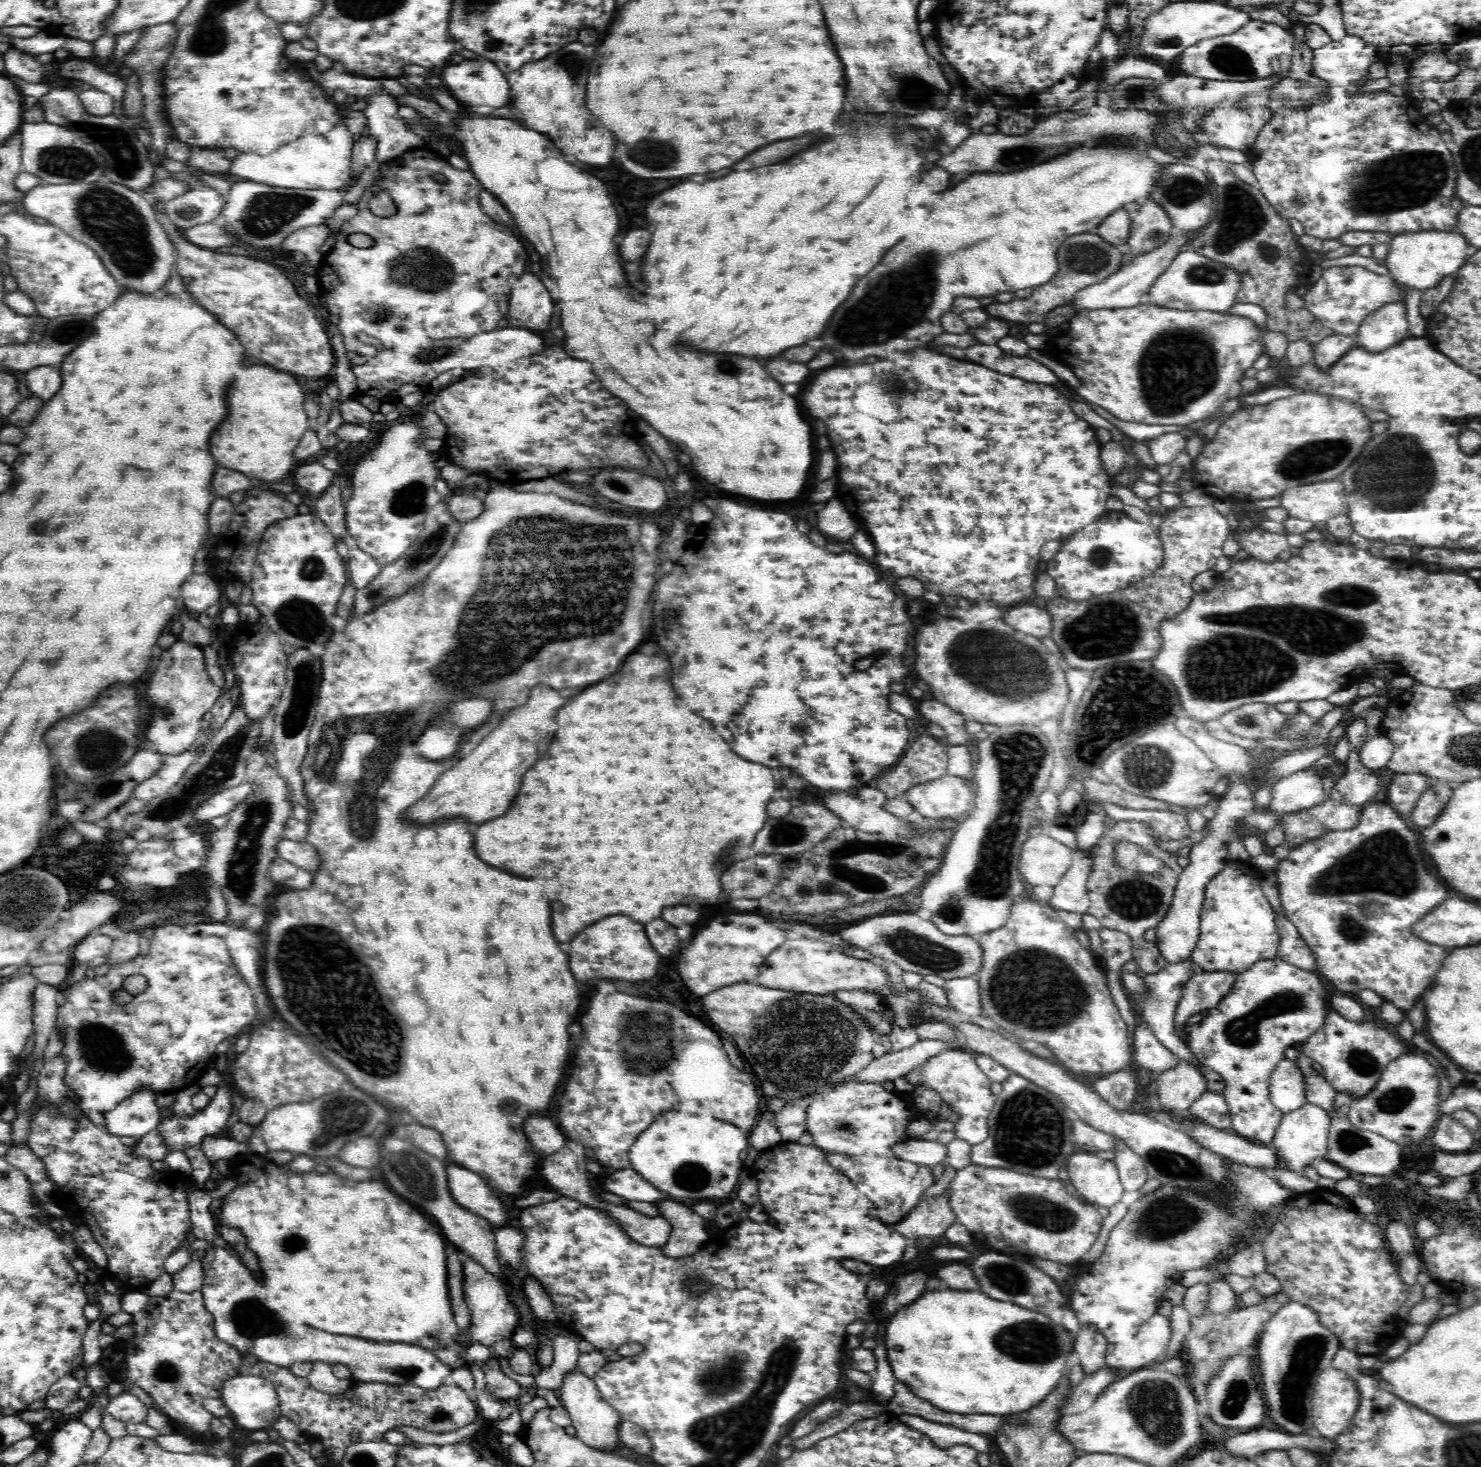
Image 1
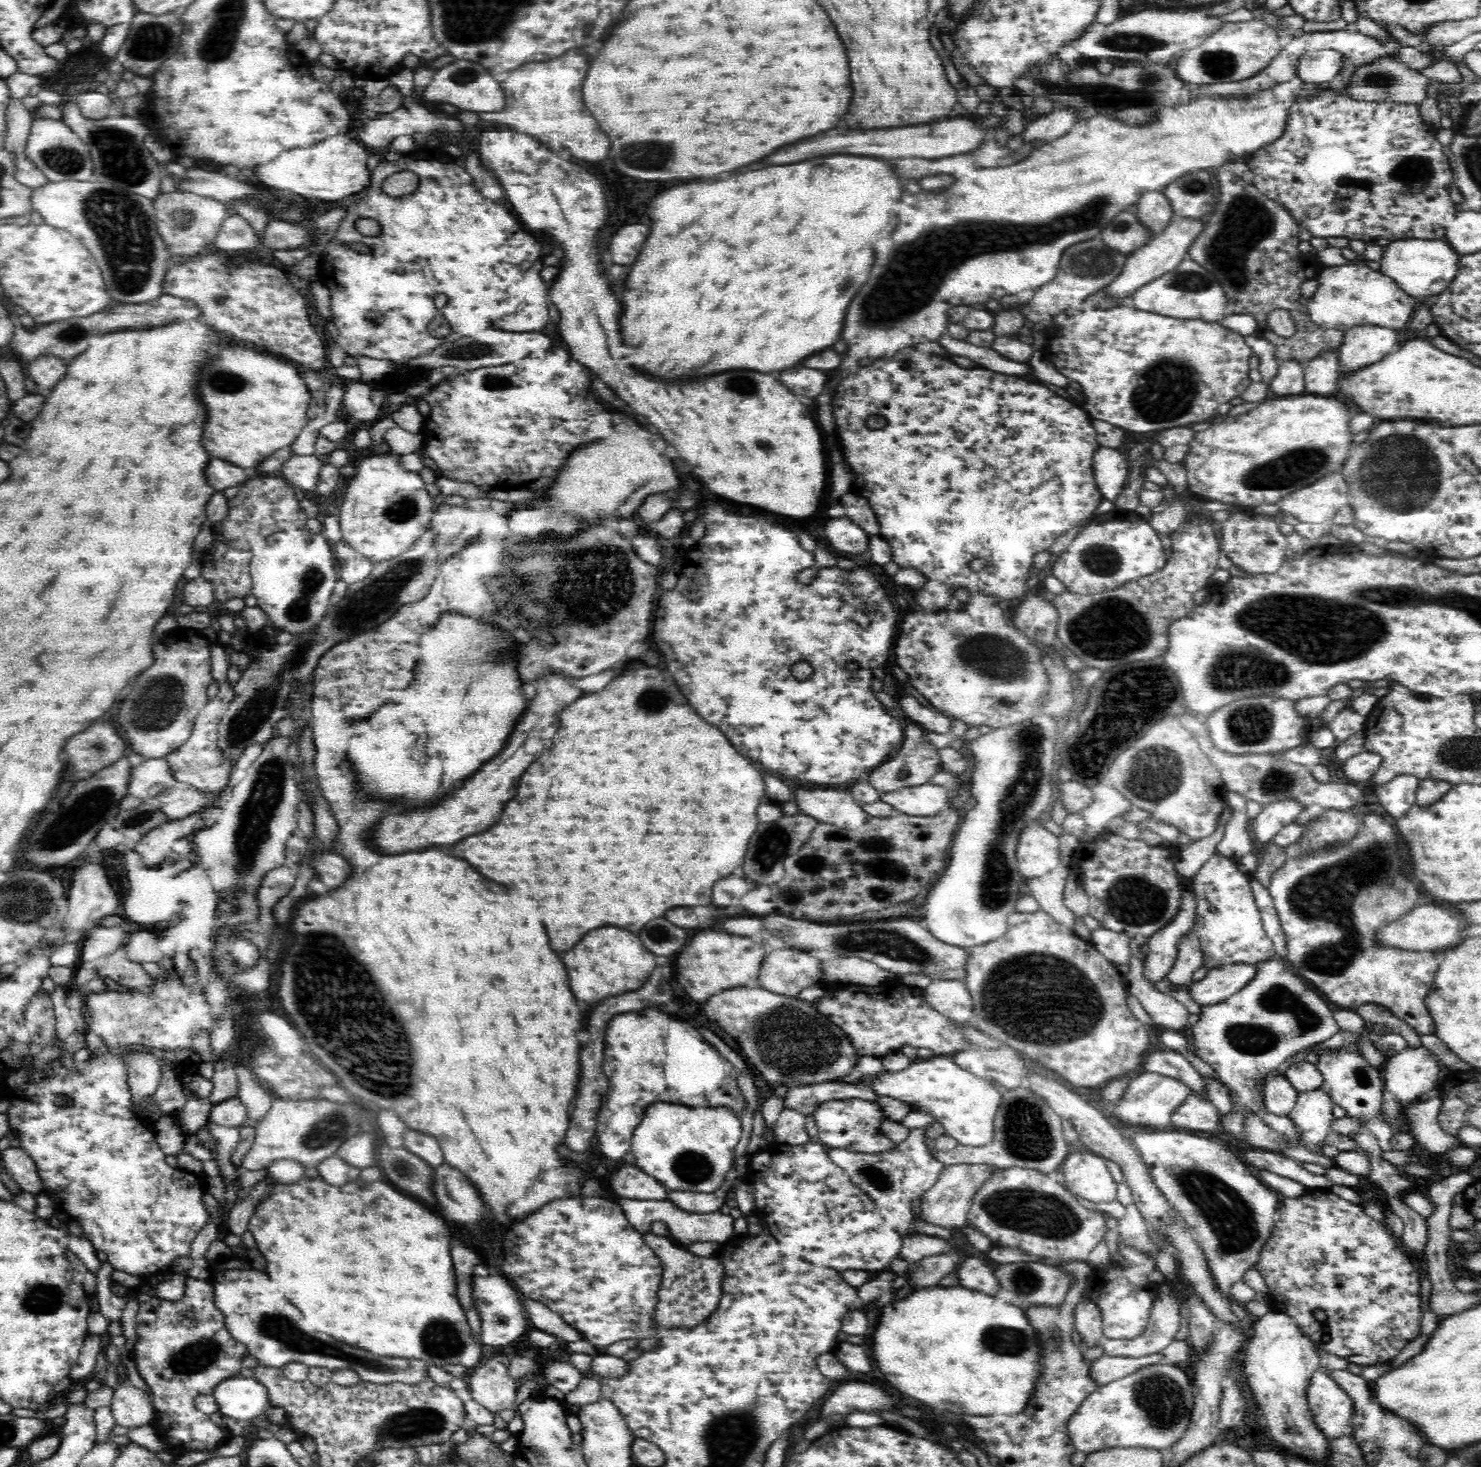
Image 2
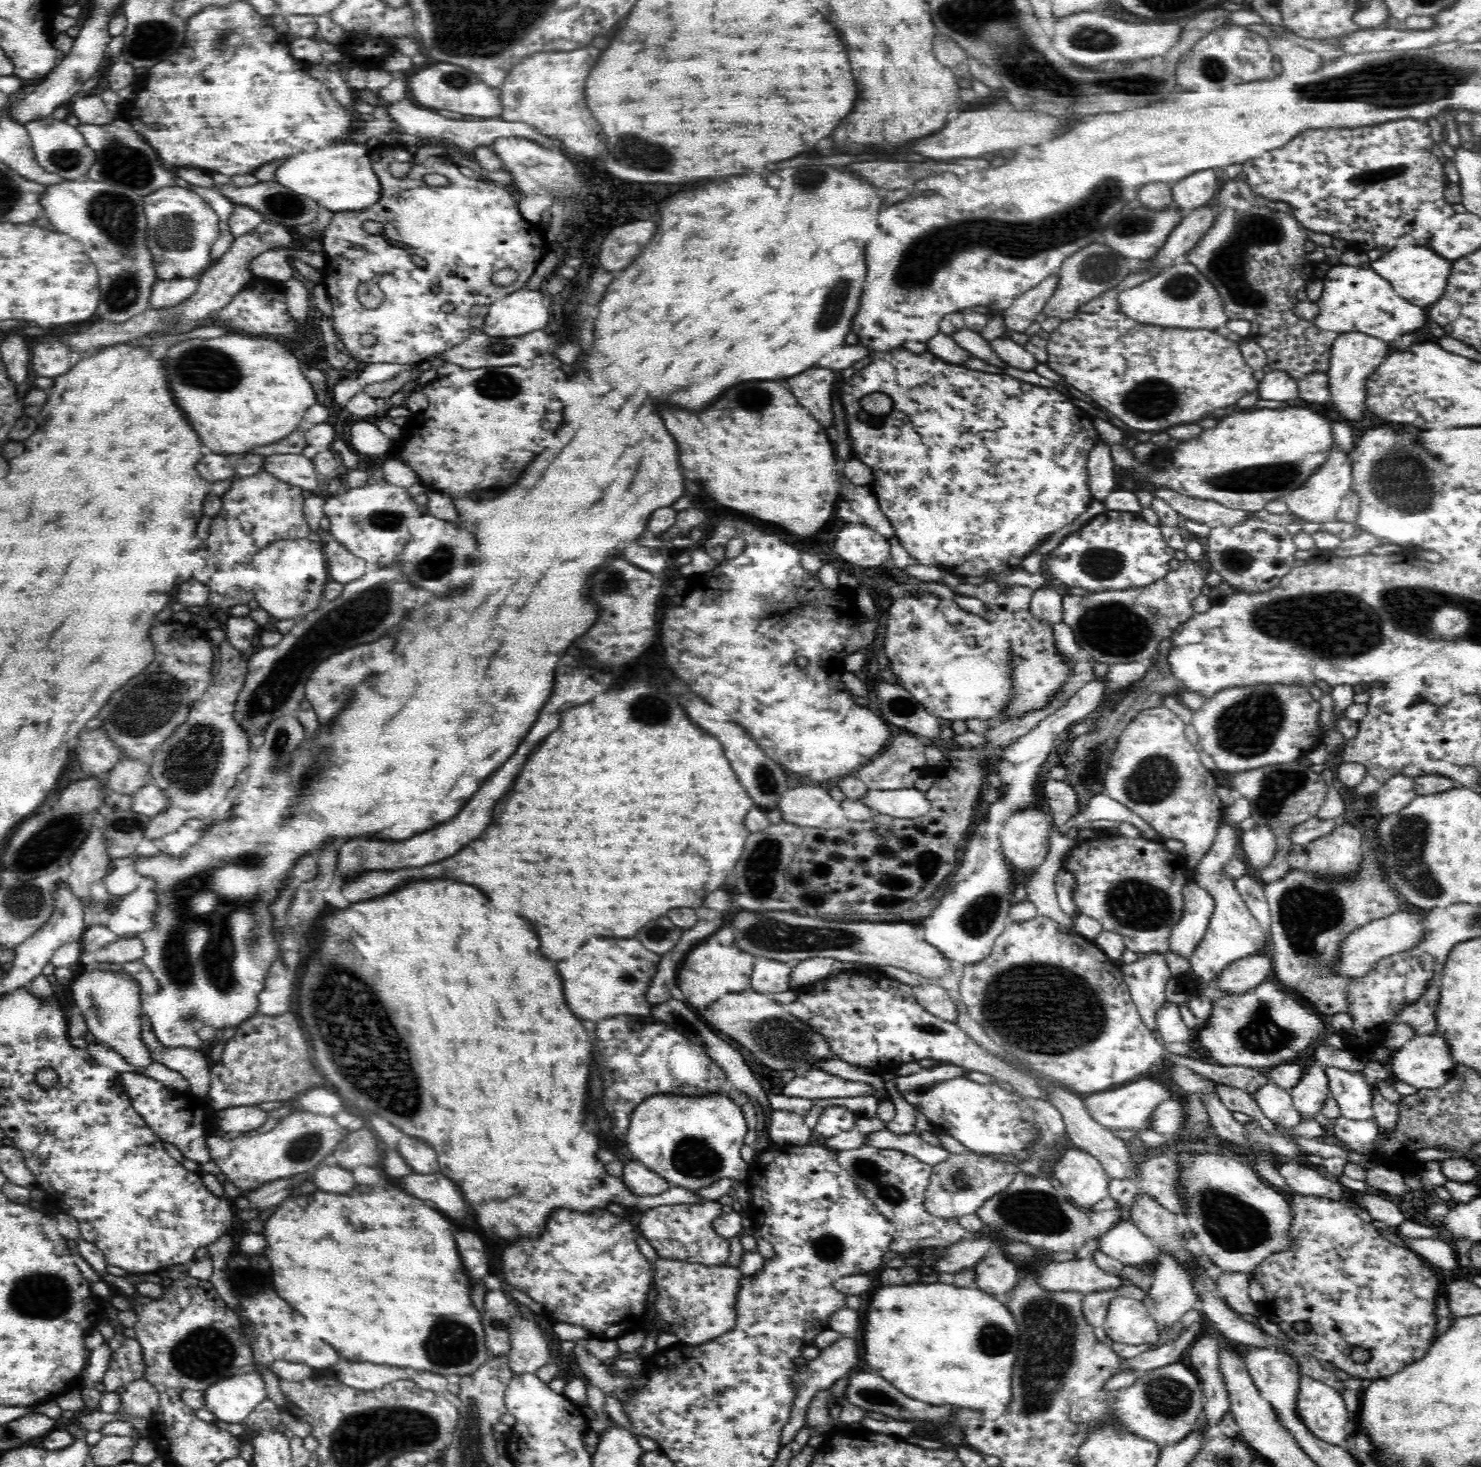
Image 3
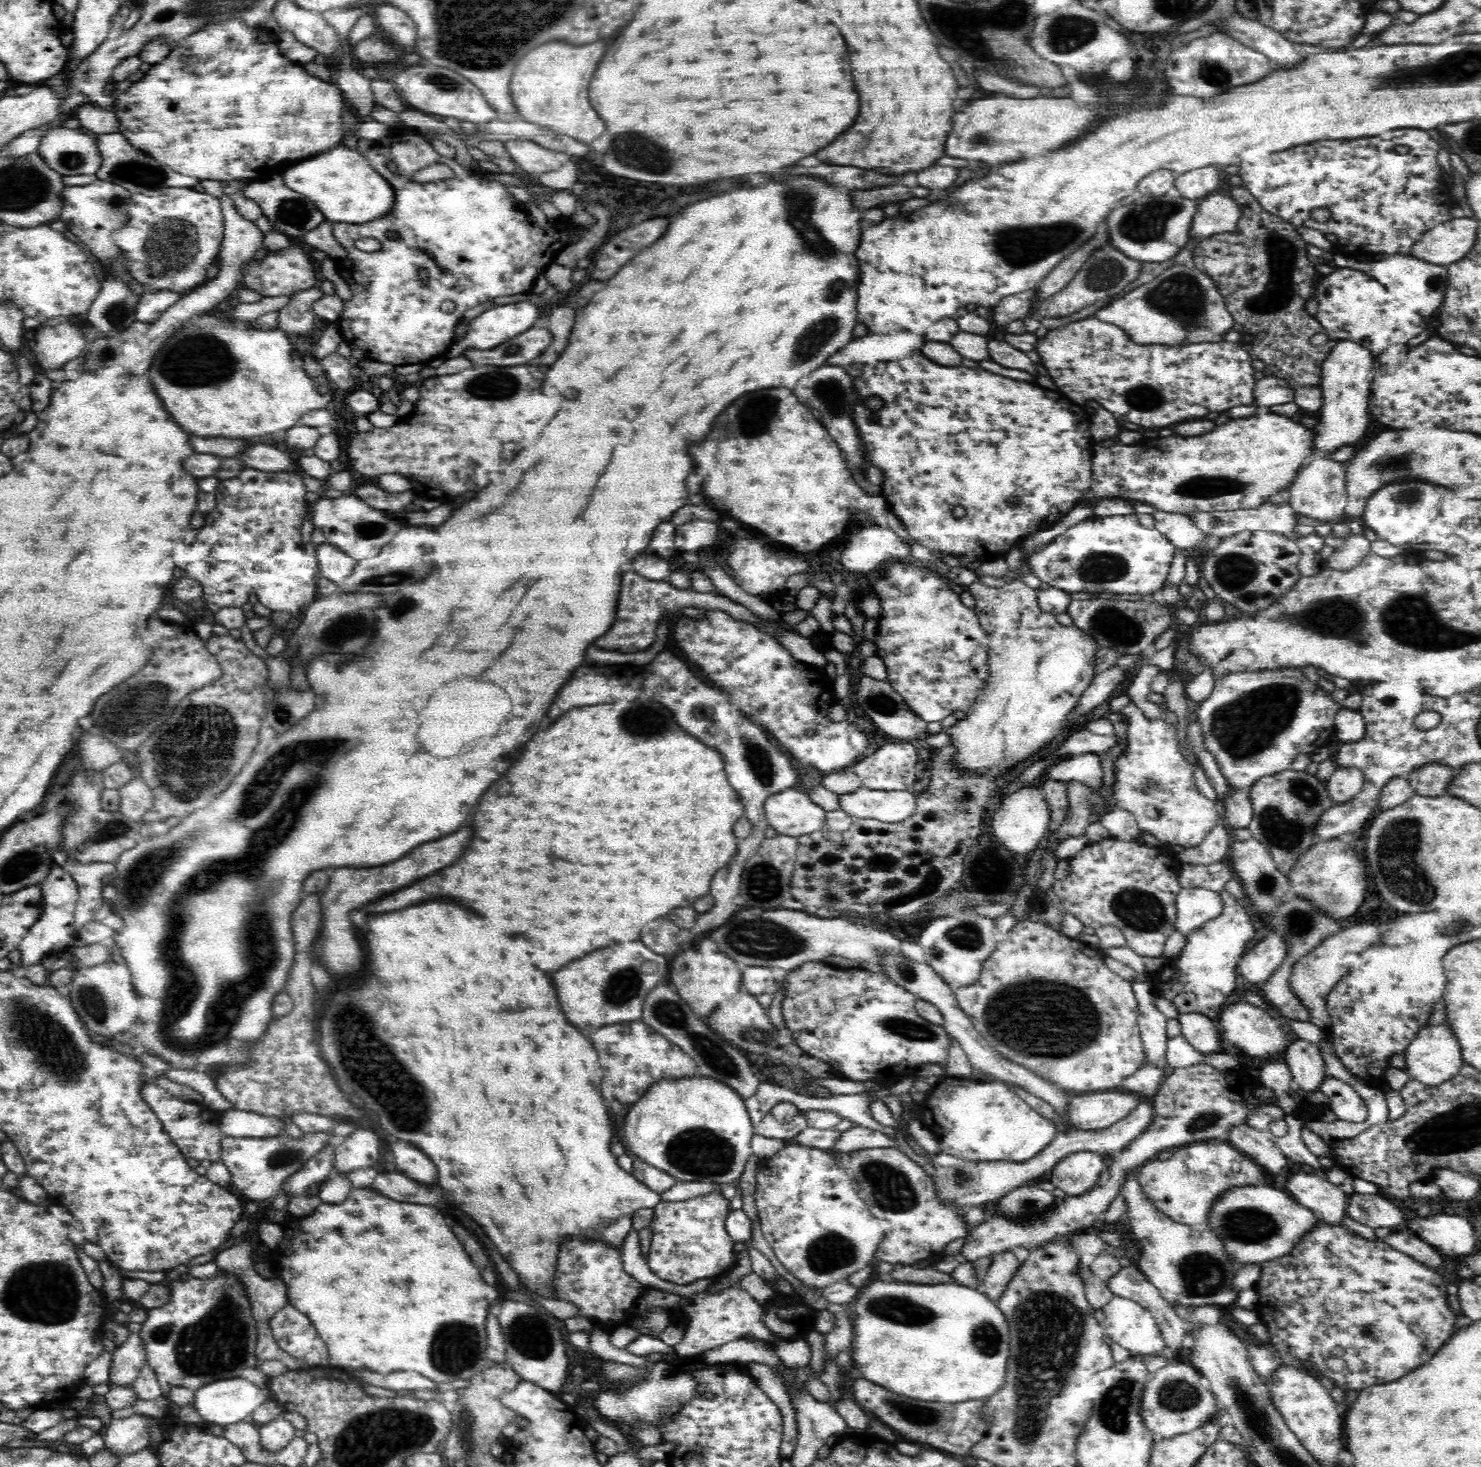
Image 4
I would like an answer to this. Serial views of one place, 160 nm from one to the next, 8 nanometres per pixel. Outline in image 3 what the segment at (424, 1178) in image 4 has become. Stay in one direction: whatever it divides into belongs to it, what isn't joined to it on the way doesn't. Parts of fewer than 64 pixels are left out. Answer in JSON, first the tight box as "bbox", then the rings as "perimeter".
{"bbox":[395,1135,438,1174],"perimeter":[[[410,1135],[402,1136],[395,1150],[406,1159],[414,1173],[424,1174],[428,1170],[438,1170],[438,1154],[434,1148]]]}

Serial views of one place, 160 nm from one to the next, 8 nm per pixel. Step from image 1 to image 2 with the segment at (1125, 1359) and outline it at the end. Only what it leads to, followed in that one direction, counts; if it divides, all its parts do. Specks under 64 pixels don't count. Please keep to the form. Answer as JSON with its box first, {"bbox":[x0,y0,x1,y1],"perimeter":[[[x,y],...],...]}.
{"bbox":[1100,1291,1182,1358],"perimeter":[[[1158,1291],[1146,1329],[1130,1341],[1104,1337],[1100,1345],[1106,1355],[1141,1358],[1160,1353],[1167,1348],[1170,1343],[1175,1342],[1176,1332],[1180,1330],[1179,1309],[1182,1308],[1182,1299],[1182,1294],[1173,1293],[1172,1296],[1168,1296]]]}

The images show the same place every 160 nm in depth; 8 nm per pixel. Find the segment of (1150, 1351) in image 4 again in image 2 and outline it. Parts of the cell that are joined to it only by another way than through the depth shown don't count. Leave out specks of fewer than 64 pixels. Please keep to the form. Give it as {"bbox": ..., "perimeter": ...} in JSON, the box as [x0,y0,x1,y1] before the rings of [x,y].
{"bbox":[1083,1241,1158,1341],"perimeter":[[[1122,1241],[1117,1245],[1118,1255],[1111,1254],[1109,1268],[1091,1270],[1083,1298],[1091,1300],[1099,1308],[1103,1320],[1103,1337],[1130,1341],[1146,1329],[1150,1310],[1158,1293],[1148,1277],[1152,1270],[1157,1269],[1156,1259],[1152,1259],[1150,1253],[1138,1251]]]}

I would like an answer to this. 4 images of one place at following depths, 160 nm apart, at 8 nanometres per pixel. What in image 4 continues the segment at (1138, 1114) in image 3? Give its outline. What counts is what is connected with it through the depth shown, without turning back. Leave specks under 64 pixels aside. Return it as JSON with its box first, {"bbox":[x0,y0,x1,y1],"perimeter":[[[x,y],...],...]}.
{"bbox":[1069,1090,1142,1130],"perimeter":[[[1124,1090],[1069,1098],[1070,1125],[1080,1130],[1105,1129],[1122,1120],[1141,1104],[1142,1097]]]}

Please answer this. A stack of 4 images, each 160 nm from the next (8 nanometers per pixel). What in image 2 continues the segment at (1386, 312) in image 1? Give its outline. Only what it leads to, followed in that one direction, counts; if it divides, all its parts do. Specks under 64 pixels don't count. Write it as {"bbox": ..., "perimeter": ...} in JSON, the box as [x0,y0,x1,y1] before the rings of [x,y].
{"bbox":[1338,325,1401,375],"perimeter":[[[1362,325],[1344,333],[1342,346],[1338,350],[1340,375],[1347,375],[1363,366],[1382,360],[1401,345],[1398,330],[1378,325]]]}

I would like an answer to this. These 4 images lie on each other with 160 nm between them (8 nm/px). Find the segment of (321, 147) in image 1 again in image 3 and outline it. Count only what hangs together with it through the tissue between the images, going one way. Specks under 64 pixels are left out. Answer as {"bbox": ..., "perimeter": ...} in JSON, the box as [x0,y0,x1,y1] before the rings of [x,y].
{"bbox":[274,140,381,213],"perimeter":[[[353,140],[312,152],[300,152],[282,160],[274,181],[295,193],[313,198],[334,213],[369,209],[381,197],[380,181],[371,165],[370,153],[366,144]]]}

